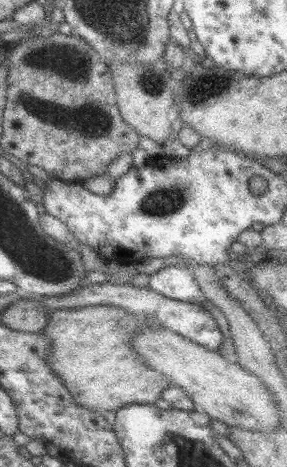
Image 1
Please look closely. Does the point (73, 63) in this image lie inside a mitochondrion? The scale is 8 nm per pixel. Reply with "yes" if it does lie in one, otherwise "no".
yes

